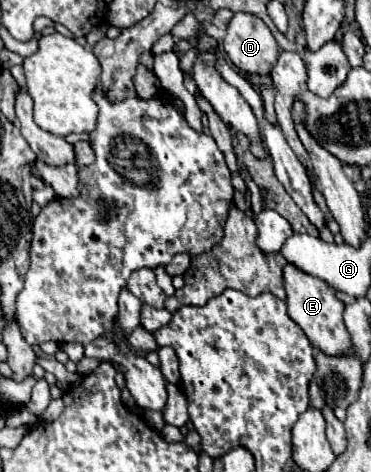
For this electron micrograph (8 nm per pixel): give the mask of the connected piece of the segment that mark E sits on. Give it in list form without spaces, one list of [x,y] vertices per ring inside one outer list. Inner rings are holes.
[[[289,263],[283,267],[283,279],[285,279],[285,291],[287,291],[289,317],[305,331],[311,347],[315,347],[331,357],[349,355],[353,351],[353,343],[351,343],[349,331],[343,323],[345,303],[341,299],[337,299],[335,289],[329,283],[321,281],[319,277],[303,273],[301,269],[297,269],[295,265],[289,265]]]

